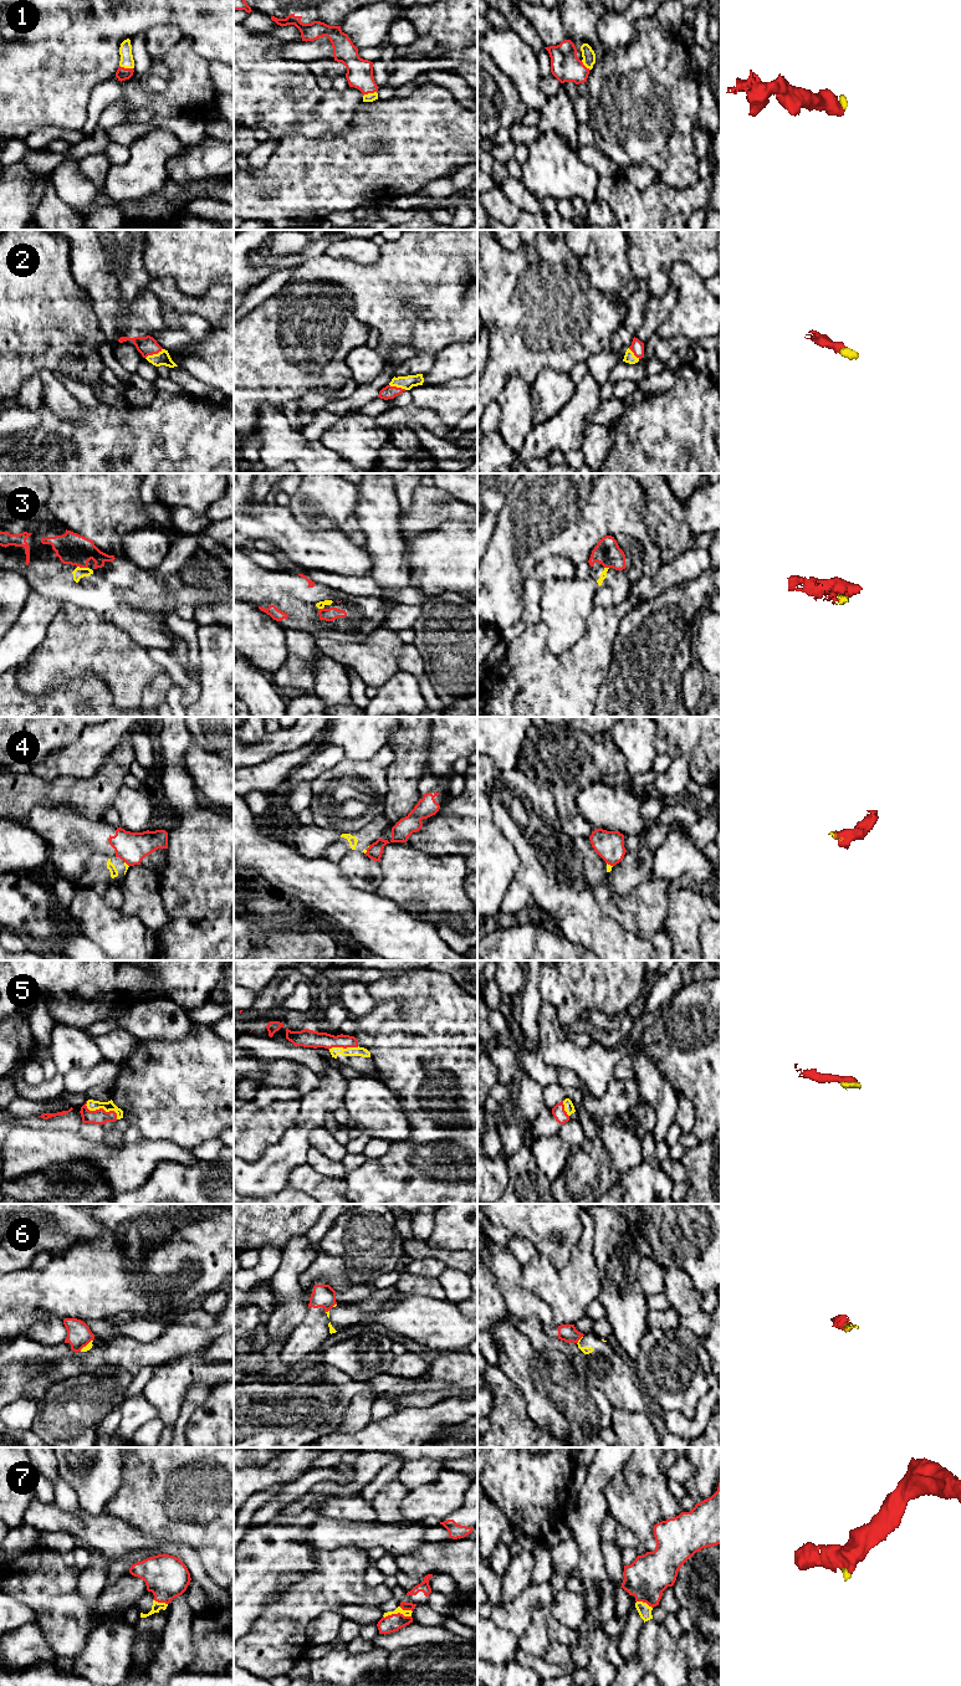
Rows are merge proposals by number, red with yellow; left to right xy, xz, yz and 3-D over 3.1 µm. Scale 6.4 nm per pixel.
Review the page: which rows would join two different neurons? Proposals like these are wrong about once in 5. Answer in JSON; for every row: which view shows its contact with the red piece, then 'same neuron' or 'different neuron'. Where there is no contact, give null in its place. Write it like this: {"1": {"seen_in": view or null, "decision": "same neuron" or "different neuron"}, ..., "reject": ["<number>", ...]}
{"1": {"seen_in": "xy", "decision": "same neuron"}, "2": {"seen_in": "xy", "decision": "same neuron"}, "3": {"seen_in": "xy", "decision": "same neuron"}, "4": {"seen_in": "yz", "decision": "different neuron"}, "5": {"seen_in": "xy", "decision": "same neuron"}, "6": {"seen_in": "yz", "decision": "different neuron"}, "7": {"seen_in": "xz", "decision": "same neuron"}, "reject": ["4", "6"]}

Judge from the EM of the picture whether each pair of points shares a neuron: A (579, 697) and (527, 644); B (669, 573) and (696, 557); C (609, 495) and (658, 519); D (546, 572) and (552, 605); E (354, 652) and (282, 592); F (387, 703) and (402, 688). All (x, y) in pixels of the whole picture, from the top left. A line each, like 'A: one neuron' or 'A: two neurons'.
A: one neuron
B: one neuron
C: two neurons
D: two neurons
E: two neurons
F: one neuron

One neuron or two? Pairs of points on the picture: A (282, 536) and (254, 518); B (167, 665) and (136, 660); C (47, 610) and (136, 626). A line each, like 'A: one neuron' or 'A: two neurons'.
A: one neuron
B: two neurons
C: two neurons

